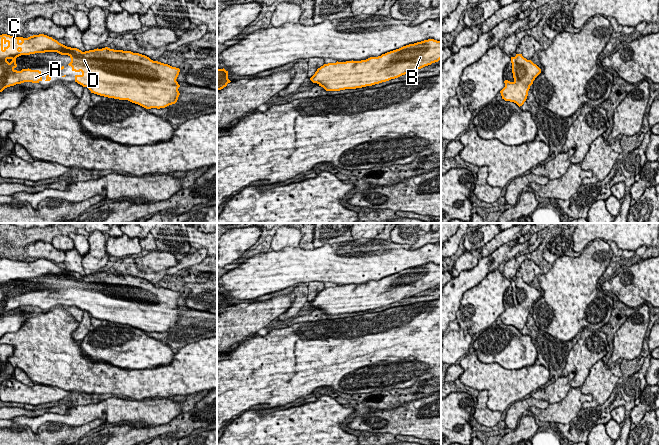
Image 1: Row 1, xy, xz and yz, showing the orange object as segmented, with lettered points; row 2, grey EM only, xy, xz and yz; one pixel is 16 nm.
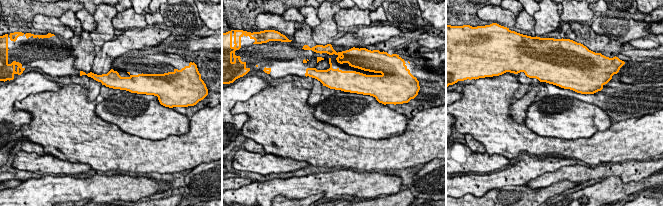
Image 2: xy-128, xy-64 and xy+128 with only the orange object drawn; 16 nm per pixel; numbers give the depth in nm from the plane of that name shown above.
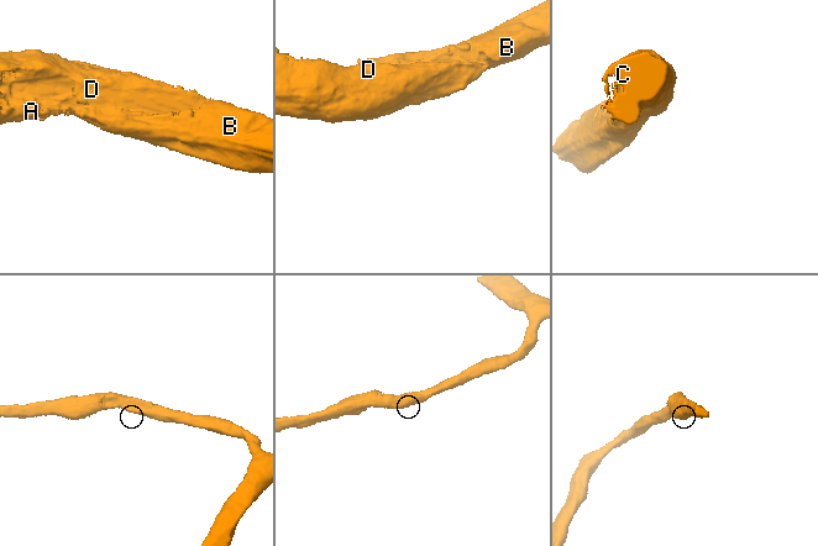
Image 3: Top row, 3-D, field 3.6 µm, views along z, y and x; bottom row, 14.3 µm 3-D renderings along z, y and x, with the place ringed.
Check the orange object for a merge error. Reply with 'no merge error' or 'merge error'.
no merge error

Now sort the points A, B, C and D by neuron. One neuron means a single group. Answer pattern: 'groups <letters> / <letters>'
groups A B C D

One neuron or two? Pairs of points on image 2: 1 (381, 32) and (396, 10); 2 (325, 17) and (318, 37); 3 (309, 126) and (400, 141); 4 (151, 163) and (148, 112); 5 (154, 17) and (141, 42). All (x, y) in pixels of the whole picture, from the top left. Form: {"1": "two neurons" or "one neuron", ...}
{"1": "two neurons", "2": "one neuron", "3": "one neuron", "4": "two neurons", "5": "two neurons"}

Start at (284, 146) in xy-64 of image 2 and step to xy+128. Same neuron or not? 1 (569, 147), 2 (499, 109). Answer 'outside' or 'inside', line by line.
1: inside
2: inside

